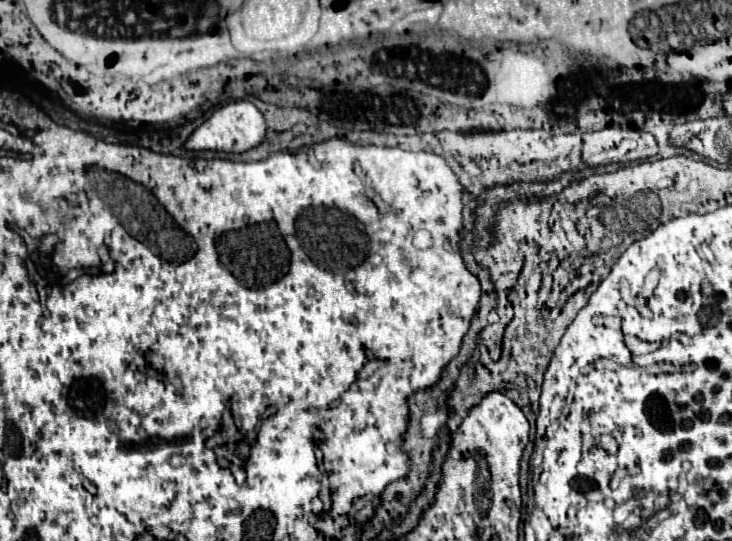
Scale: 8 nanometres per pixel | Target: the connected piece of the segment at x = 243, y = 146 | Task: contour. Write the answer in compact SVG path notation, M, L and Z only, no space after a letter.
M234 101L220 107L210 119L206 119L186 141L188 149L212 149L224 153L242 153L256 147L266 133L266 121L262 113L250 101Z

